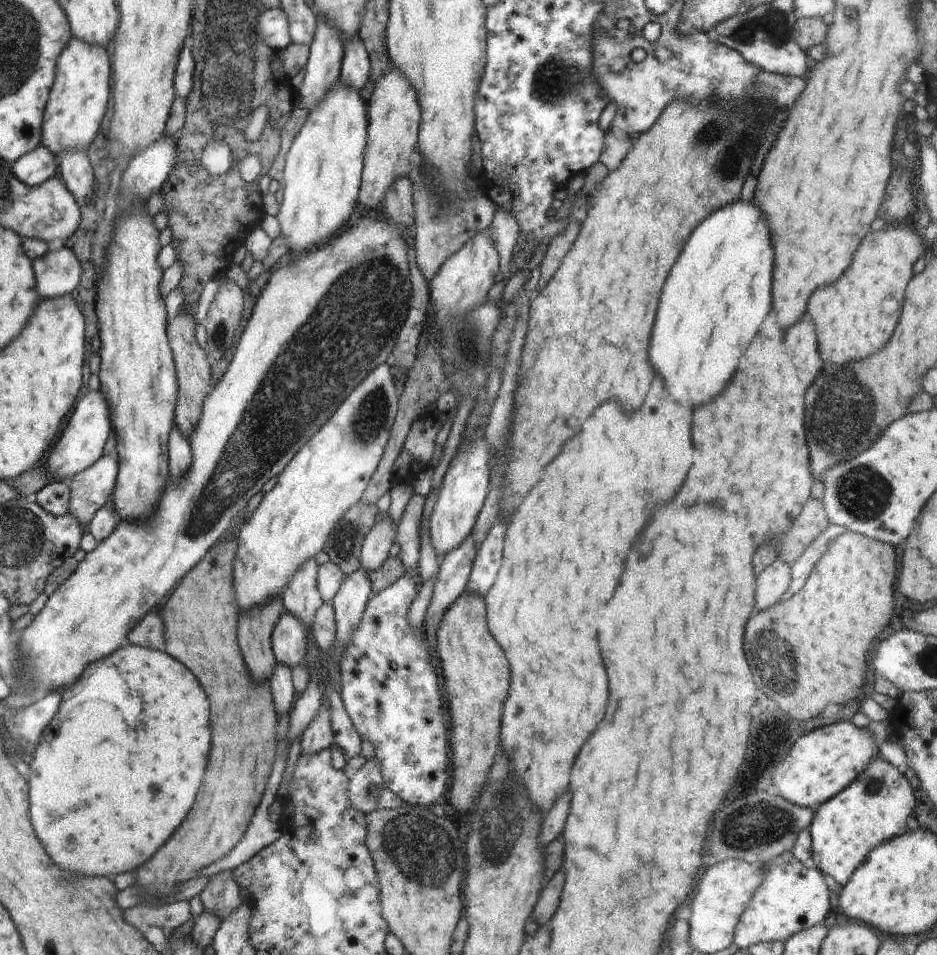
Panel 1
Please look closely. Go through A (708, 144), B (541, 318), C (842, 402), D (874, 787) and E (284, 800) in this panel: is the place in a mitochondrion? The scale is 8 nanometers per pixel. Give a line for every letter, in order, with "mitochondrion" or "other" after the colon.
A: mitochondrion
B: other
C: mitochondrion
D: mitochondrion
E: other

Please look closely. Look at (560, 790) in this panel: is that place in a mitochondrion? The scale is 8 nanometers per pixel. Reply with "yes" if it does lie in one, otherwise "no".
no

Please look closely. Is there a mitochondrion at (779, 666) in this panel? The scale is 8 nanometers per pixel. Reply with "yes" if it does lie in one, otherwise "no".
yes

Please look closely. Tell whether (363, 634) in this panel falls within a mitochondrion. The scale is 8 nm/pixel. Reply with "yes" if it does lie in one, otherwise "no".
no

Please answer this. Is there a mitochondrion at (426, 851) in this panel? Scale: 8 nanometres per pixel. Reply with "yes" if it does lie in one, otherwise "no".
yes

